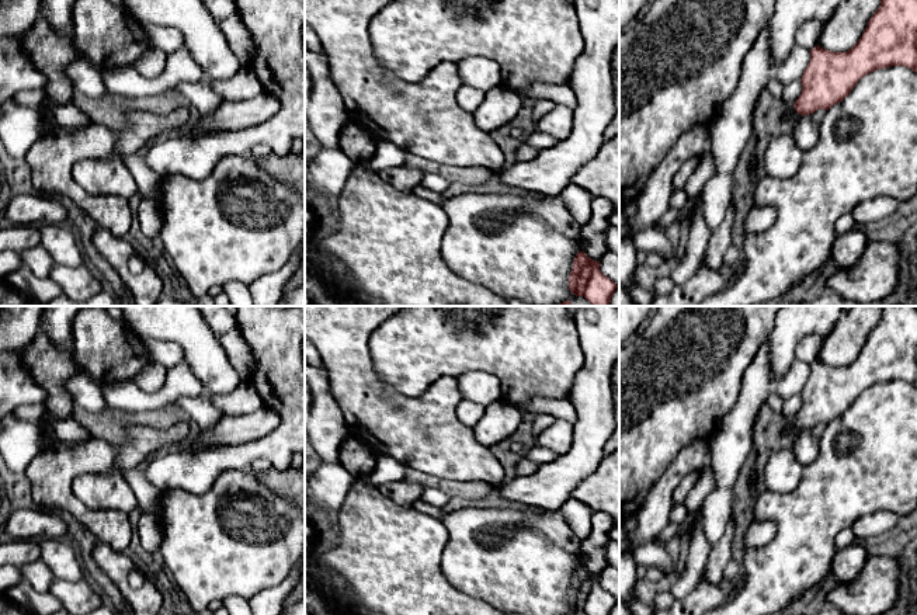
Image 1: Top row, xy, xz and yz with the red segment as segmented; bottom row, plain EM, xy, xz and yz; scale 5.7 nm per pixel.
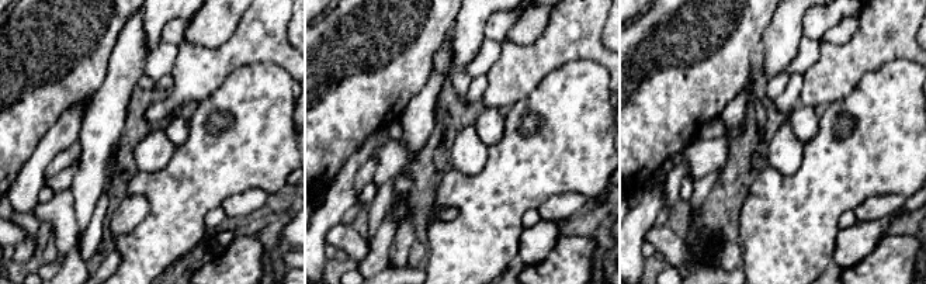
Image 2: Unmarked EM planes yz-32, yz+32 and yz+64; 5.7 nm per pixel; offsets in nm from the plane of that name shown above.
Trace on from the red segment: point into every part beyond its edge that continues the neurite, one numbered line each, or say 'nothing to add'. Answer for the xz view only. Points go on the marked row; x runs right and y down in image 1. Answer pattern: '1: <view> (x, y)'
nothing to add

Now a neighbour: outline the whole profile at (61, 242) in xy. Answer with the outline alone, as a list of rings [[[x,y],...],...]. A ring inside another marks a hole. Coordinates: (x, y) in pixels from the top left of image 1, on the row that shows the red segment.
[[[67,223],[42,226],[39,244],[52,256],[56,264],[69,267],[87,264],[76,232]]]

